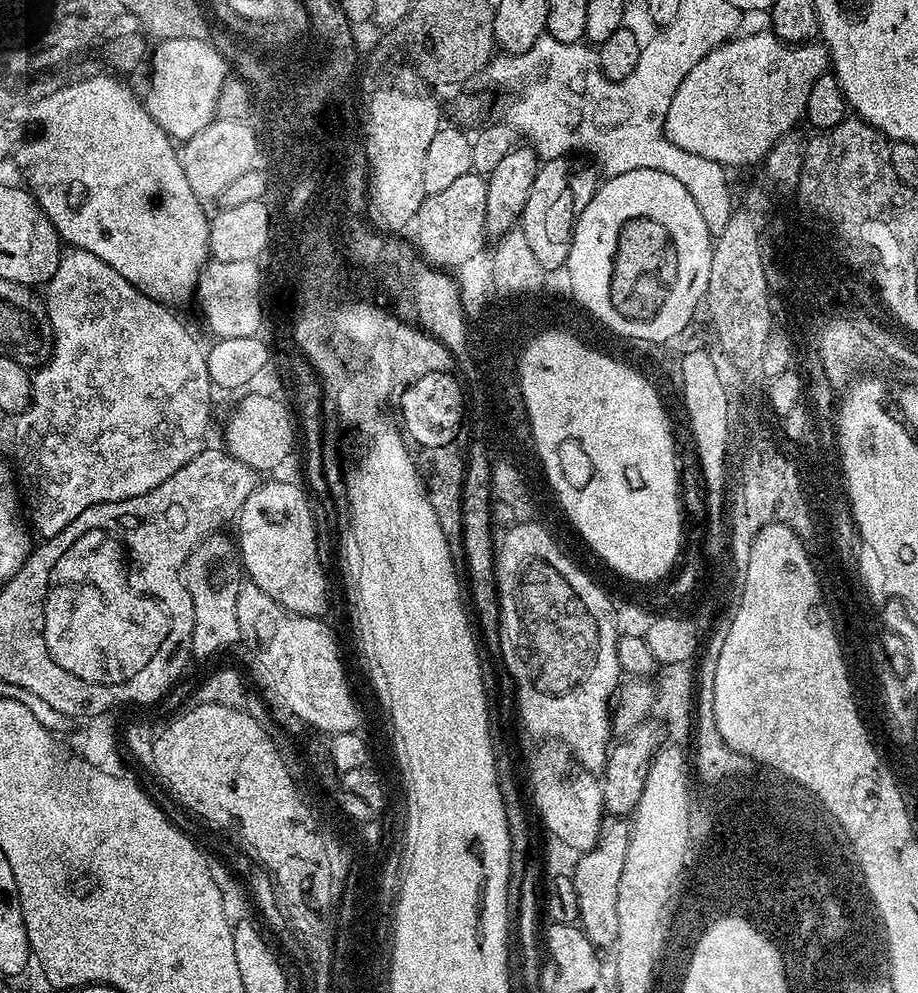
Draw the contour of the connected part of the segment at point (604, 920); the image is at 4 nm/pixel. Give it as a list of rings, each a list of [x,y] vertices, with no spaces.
[[[612,822],[603,829],[595,848],[579,857],[571,878],[578,890],[579,927],[583,928],[597,949],[615,945],[618,934],[618,918],[615,914],[619,879],[626,861],[630,828],[624,822]]]

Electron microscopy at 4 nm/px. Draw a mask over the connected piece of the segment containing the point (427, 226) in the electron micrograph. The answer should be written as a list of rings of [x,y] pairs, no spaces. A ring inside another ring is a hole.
[[[476,171],[462,174],[446,190],[429,192],[425,195],[422,206],[414,221],[416,228],[415,247],[419,255],[429,264],[470,262],[479,252],[485,251],[486,233],[486,186],[487,179]]]

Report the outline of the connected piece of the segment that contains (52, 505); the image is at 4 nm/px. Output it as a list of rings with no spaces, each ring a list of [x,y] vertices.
[[[81,248],[65,251],[61,255],[54,278],[48,280],[46,291],[48,293],[43,293],[42,299],[52,327],[52,355],[48,357],[46,364],[35,369],[32,376],[32,401],[26,411],[15,417],[13,424],[16,425],[12,428],[12,444],[16,447],[14,471],[18,491],[30,521],[31,531],[37,537],[40,535],[40,538],[57,536],[59,532],[66,530],[66,526],[70,526],[70,522],[74,522],[74,518],[78,518],[78,514],[82,514],[82,510],[90,506],[146,494],[154,490],[154,486],[166,482],[166,478],[170,478],[174,470],[182,470],[182,466],[186,466],[186,462],[190,462],[206,446],[204,435],[208,432],[208,414],[212,410],[212,392],[214,393],[205,345],[200,345],[188,333],[187,326],[172,313],[175,311],[169,305],[151,300],[149,296],[142,294],[134,285],[126,282],[126,278],[122,278],[118,270],[106,266],[102,258]]]

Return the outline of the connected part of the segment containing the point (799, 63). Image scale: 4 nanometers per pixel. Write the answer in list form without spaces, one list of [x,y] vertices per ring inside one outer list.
[[[771,30],[752,32],[749,36],[744,35],[740,34],[731,40],[725,40],[717,44],[716,47],[710,50],[710,54],[706,54],[706,58],[702,58],[698,62],[698,66],[694,66],[694,70],[690,70],[686,74],[686,78],[682,78],[682,82],[670,102],[670,110],[664,119],[664,137],[670,142],[674,142],[674,146],[678,146],[690,154],[698,154],[710,162],[718,162],[725,166],[731,166],[733,164],[736,168],[742,167],[743,164],[759,165],[778,140],[782,139],[784,135],[791,133],[796,128],[795,124],[799,120],[803,121],[805,119],[808,110],[810,89],[814,87],[814,82],[818,82],[818,78],[825,75],[830,68],[830,57],[823,43],[804,42],[799,46],[789,46],[785,41],[779,40],[775,32]]]

